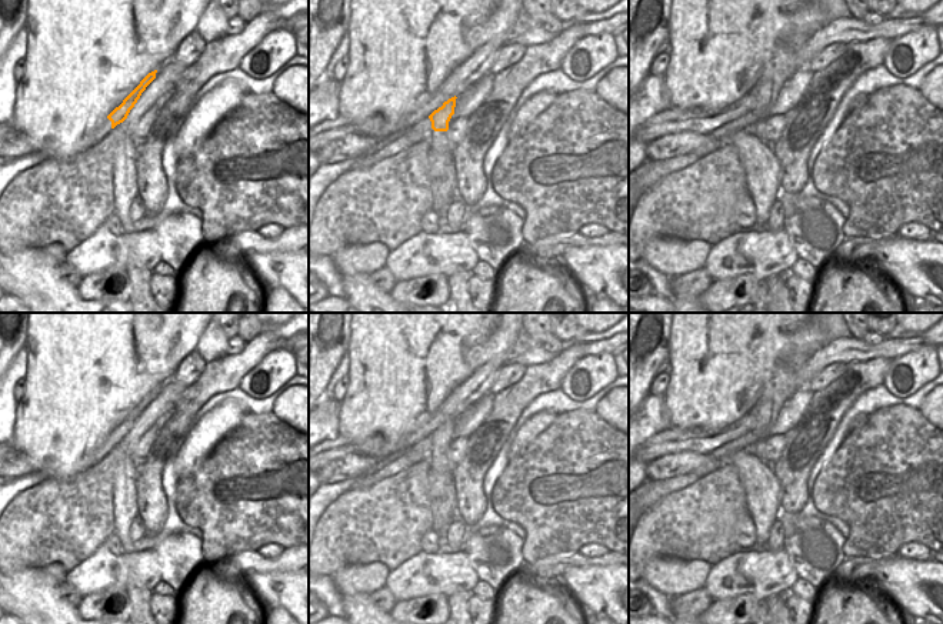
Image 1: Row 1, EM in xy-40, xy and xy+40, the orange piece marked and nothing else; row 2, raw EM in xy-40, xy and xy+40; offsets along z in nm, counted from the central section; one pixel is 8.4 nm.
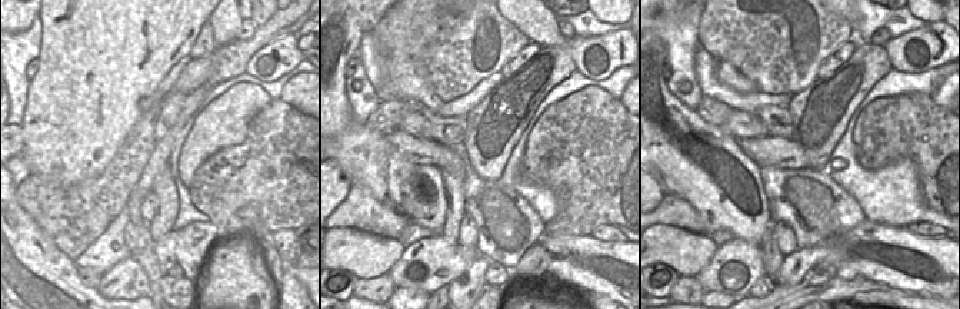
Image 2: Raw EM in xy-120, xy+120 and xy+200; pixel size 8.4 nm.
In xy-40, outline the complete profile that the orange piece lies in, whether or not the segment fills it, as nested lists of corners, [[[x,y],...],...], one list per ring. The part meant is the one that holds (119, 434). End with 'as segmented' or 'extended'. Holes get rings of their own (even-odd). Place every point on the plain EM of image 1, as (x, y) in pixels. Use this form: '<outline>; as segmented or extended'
[[[157,390],[149,393],[140,404],[123,420],[123,423],[116,427],[107,438],[111,441],[111,448],[114,448],[117,444],[123,443],[130,430],[134,427],[137,420],[140,418],[141,413],[146,410],[146,407],[156,398]]]; as segmented

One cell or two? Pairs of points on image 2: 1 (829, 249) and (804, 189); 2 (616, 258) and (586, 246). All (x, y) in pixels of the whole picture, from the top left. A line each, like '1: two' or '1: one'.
1: two
2: one

